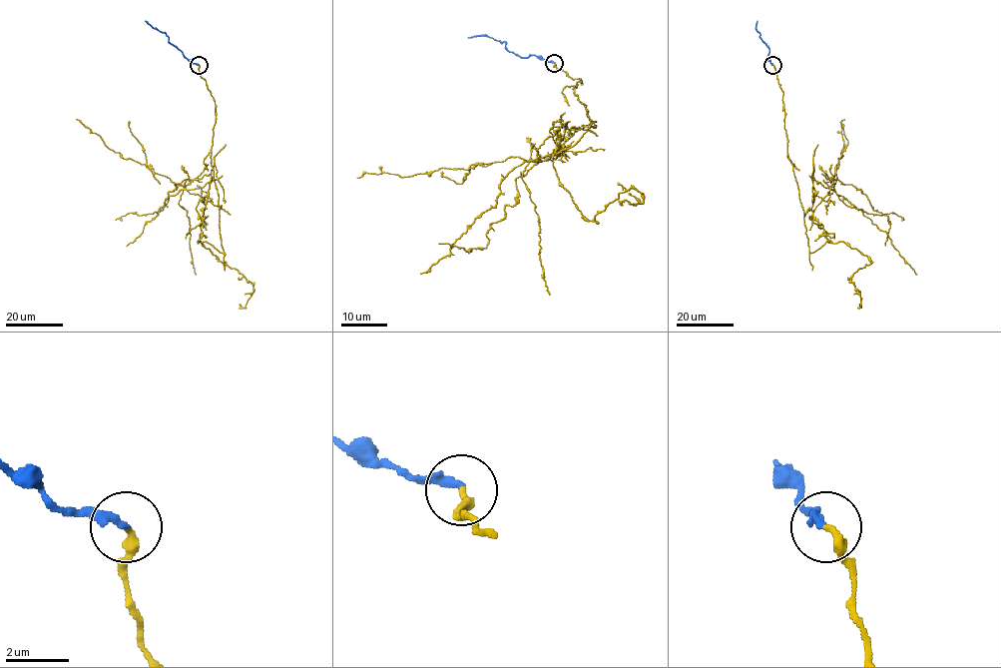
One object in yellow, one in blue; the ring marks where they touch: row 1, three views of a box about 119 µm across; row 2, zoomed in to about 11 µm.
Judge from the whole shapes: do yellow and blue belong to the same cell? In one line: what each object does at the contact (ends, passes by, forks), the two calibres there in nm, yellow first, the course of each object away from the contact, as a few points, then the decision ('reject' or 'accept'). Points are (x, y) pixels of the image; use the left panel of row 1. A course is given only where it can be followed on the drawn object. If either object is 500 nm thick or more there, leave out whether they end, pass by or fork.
yellow ends | blue ends | 300/260 nm | yellow via (199, 65), (216, 104), (211, 159), (224, 252), (200, 241), (204, 200), (185, 188), (188, 179), (126, 246) | blue via (199, 65), (192, 63), (168, 40), (166, 34), (145, 20) | reject

